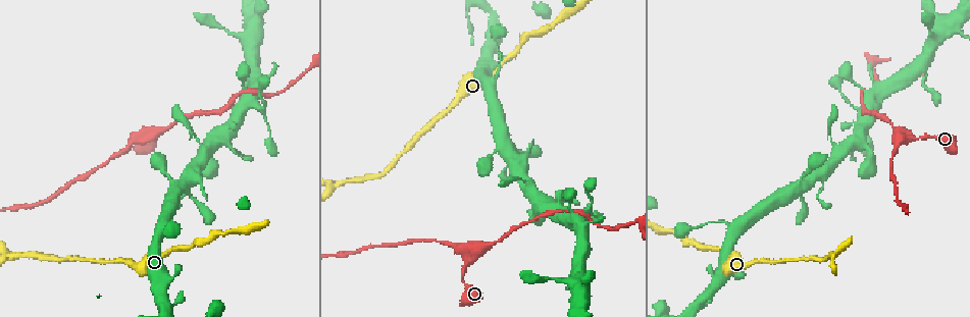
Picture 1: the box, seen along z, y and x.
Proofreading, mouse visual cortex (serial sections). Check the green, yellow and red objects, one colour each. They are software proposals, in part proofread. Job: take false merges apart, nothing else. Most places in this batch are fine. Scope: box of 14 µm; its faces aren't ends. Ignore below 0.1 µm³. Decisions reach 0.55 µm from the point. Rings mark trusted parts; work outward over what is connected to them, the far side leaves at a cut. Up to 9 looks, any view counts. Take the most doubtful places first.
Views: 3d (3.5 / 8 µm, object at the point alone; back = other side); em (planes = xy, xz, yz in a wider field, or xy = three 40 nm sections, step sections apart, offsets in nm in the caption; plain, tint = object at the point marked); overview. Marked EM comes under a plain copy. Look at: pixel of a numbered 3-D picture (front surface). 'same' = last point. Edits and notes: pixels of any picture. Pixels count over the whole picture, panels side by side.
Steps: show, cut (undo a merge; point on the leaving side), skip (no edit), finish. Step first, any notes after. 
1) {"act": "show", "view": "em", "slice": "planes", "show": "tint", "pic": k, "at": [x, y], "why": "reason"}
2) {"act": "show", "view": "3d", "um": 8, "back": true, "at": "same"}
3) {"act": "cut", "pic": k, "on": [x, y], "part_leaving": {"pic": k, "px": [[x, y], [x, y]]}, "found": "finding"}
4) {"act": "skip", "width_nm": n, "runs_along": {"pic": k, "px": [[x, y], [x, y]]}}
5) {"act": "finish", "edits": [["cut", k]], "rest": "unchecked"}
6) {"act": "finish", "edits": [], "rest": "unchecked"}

{"act": "show", "view": "3d", "um": 3.5, "pic": 1, "at": [906, 140], "why": "sharp bend"}

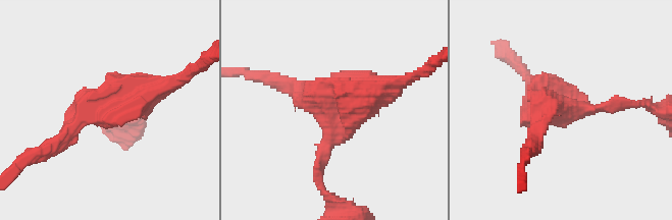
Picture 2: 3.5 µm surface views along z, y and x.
{"act": "show", "view": "em", "slice": "planes", "show": "tint", "pic": 2, "at": [335, 111], "arms": 3, "arm_widths_nm": [200, 250, 400], "why": "now the EM"}

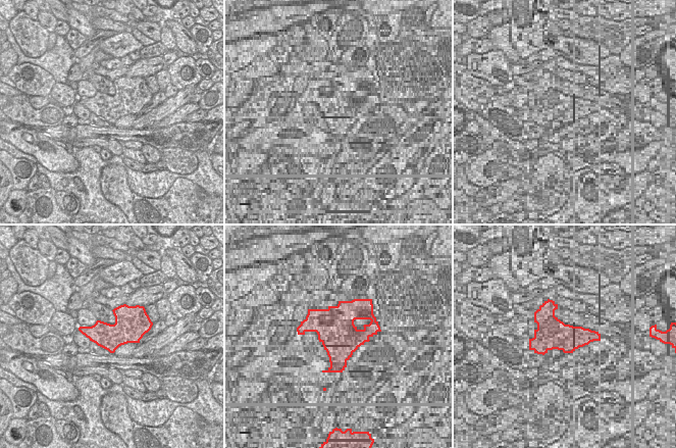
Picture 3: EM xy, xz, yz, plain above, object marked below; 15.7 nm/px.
{"act": "skip", "runs_along": {"pic": 2, "px": [[319, 173], [334, 113], [395, 85]]}, "found": "all the same cell"}

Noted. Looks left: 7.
{"act": "show", "view": "3d", "um": 3.5, "pic": 1, "at": [836, 255], "why": "thin neck"}

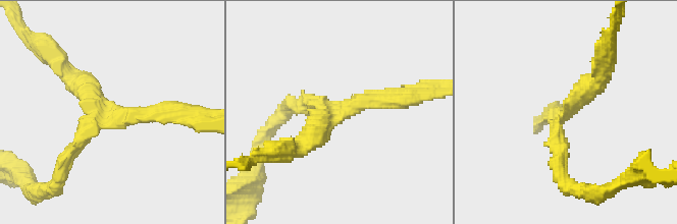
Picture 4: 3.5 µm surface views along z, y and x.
{"act": "show", "view": "em", "slice": "xy", "step": 2, "show": "tint", "pic": 4, "at": [116, 114], "why": "now the EM"}

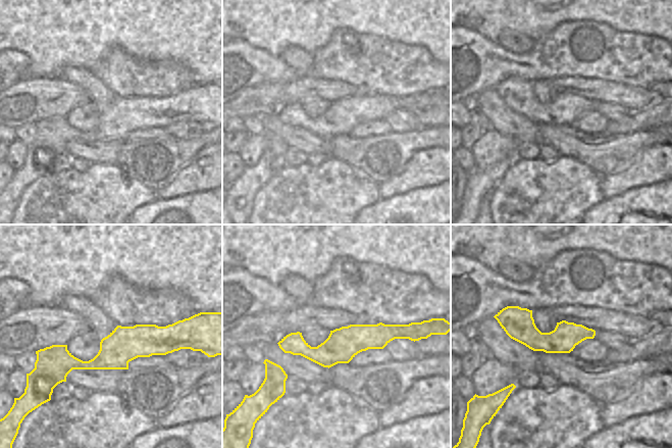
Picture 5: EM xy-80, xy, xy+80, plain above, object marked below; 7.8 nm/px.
{"act": "skip", "arms": 3, "arm_widths_nm": [200, 250, 350], "runs_along": {"pic": 4, "px": [[411, 97], [354, 102], [301, 147]]}, "found": "continuous, no second cell"}

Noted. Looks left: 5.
{"act": "show", "view": "3d", "um": 8, "pic": 1, "at": [736, 228], "why": "thin arm on a thick one"}

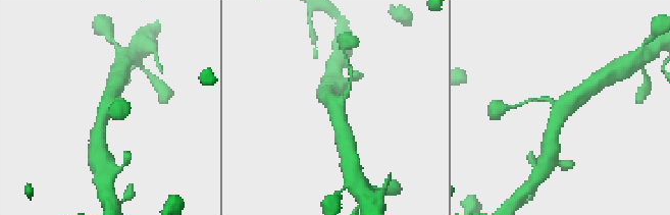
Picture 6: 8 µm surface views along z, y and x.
{"act": "show", "view": "em", "slice": "xy", "step": 1, "show": "tint", "pic": 6, "at": [562, 109], "why": "shape alone is not enough"}

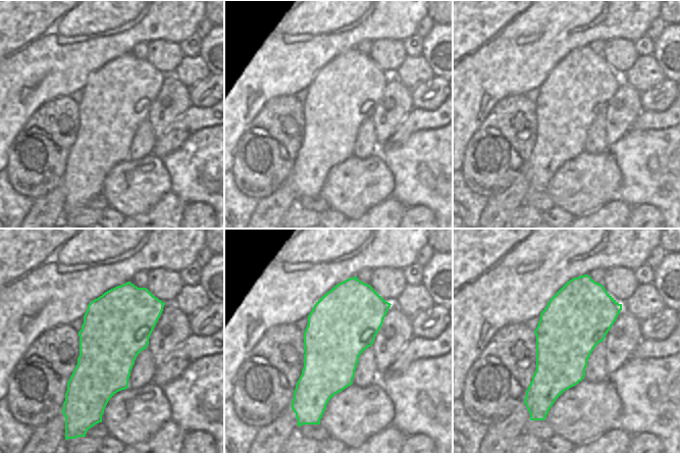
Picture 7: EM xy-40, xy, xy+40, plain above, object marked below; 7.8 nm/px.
{"act": "skip", "arm_widths_nm": [200, 500, 500], "runs_along": {"pic": 6, "px": [[552, 136], [564, 106], [582, 92]]}, "found": "continuous, no second cell"}

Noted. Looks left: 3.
{"act": "show", "view": "3d", "um": 3.5, "pic": 1, "at": [495, 35], "why": "sharp bend"}

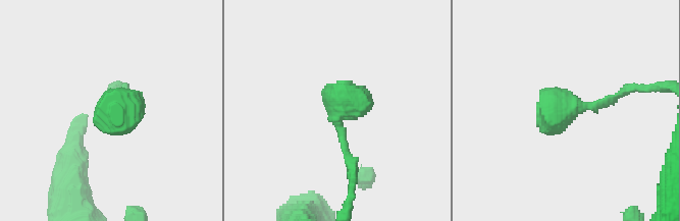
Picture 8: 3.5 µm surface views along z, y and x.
{"act": "show", "view": "em", "slice": "planes", "show": "tint", "pic": 8, "at": [336, 116], "why": "now the EM"}

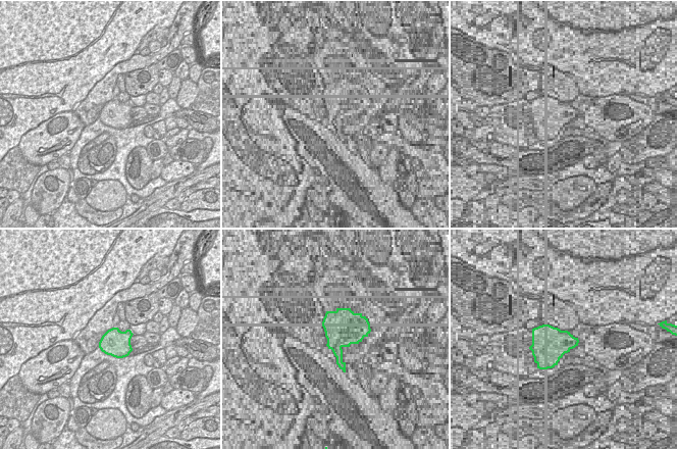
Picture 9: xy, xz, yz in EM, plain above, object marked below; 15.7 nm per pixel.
{"act": "skip", "found": "one cell here"}

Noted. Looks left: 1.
{"act": "finish", "edits": [], "rest": "unchecked"}

